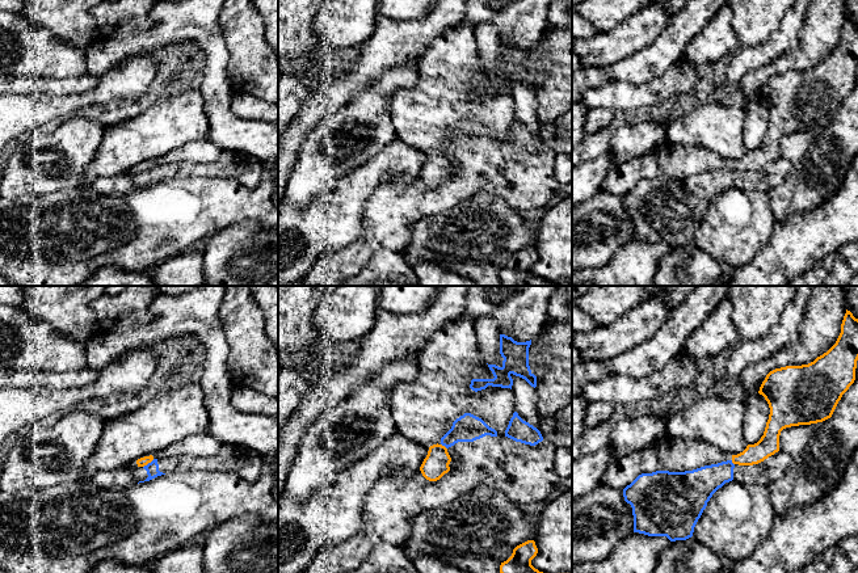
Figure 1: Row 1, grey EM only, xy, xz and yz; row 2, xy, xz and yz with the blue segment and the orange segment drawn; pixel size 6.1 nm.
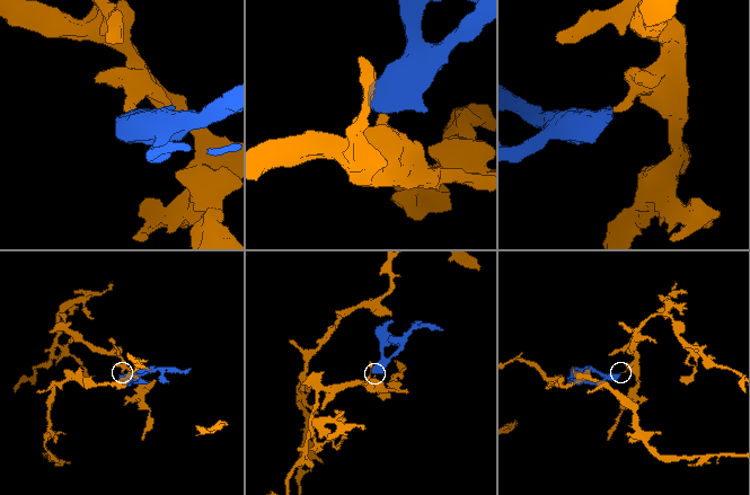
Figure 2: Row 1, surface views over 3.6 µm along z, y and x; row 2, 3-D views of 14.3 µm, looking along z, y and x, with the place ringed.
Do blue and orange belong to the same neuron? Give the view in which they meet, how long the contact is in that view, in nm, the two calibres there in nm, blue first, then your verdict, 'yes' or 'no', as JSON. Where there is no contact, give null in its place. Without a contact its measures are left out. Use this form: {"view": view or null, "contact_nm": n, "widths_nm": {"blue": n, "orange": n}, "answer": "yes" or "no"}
{"view": "xy", "contact_nm": 90, "widths_nm": {"blue": 80, "orange": 60}, "answer": "no"}

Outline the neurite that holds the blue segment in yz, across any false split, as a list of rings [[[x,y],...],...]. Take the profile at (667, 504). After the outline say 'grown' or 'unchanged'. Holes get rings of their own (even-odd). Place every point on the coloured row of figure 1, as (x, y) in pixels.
[[[779,450],[753,465],[739,465],[727,460],[685,472],[656,471],[642,473],[623,489],[624,501],[632,507],[634,532],[648,536],[666,536],[670,542],[686,540],[693,536],[694,527],[712,494],[725,483],[736,480],[743,484],[769,486],[785,476],[790,467],[791,456]]]; grown

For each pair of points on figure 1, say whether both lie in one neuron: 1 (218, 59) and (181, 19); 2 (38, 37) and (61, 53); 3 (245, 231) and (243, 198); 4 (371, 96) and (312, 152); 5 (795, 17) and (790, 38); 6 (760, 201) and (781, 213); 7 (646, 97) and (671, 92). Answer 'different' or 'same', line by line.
1: same
2: same
3: different
4: same
5: same
6: different
7: same

